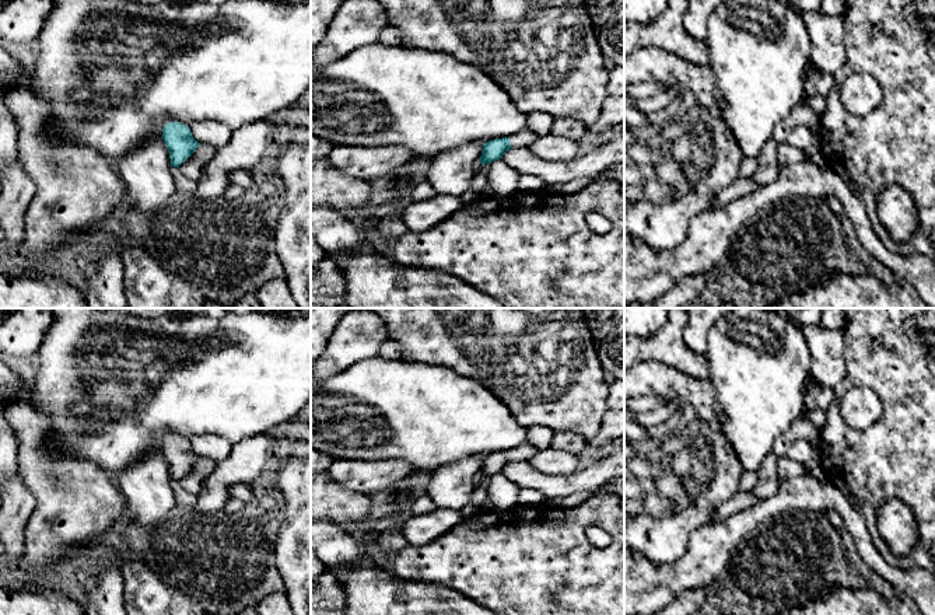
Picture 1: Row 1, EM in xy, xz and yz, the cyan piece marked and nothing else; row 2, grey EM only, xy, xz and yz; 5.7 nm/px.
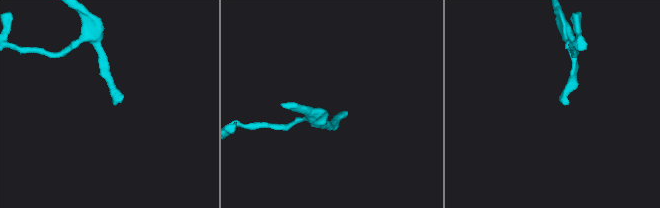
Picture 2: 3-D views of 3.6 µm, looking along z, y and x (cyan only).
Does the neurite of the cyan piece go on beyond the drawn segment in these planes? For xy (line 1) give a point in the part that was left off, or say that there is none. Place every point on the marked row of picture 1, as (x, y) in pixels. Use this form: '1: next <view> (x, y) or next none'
1: next none

